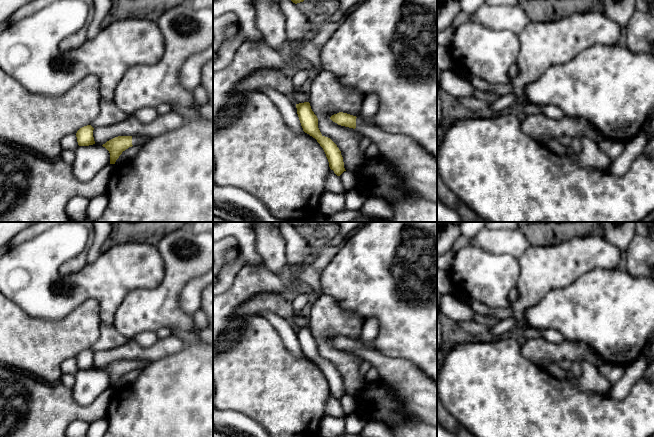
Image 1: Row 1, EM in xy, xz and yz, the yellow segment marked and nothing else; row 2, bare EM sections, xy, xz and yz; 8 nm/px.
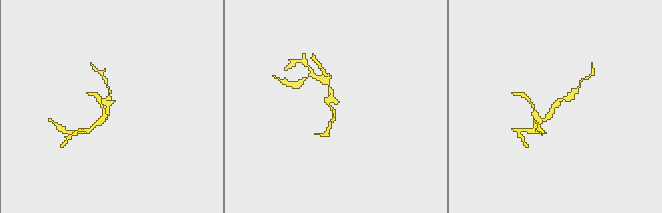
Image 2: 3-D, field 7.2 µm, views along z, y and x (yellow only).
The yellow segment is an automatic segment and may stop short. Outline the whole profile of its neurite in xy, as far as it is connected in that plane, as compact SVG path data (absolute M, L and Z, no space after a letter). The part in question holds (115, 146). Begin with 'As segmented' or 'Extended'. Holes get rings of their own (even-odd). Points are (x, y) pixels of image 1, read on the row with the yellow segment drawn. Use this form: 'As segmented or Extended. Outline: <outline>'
Extended. Outline: M118 136L107 141L102 146L110 153L110 164L115 164L123 151L134 145L143 145L148 138L138 136Z

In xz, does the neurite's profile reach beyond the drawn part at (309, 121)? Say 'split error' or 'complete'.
complete

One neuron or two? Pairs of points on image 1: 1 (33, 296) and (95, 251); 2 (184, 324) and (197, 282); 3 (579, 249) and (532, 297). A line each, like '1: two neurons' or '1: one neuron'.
1: two neurons
2: two neurons
3: one neuron

